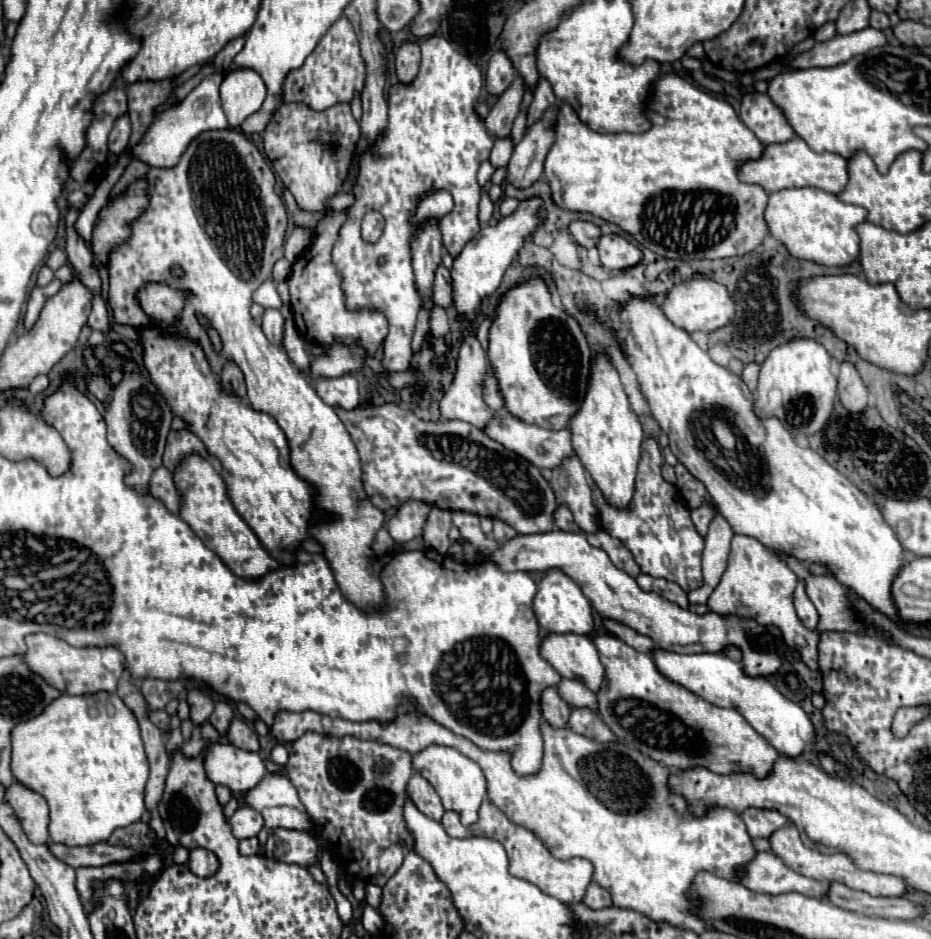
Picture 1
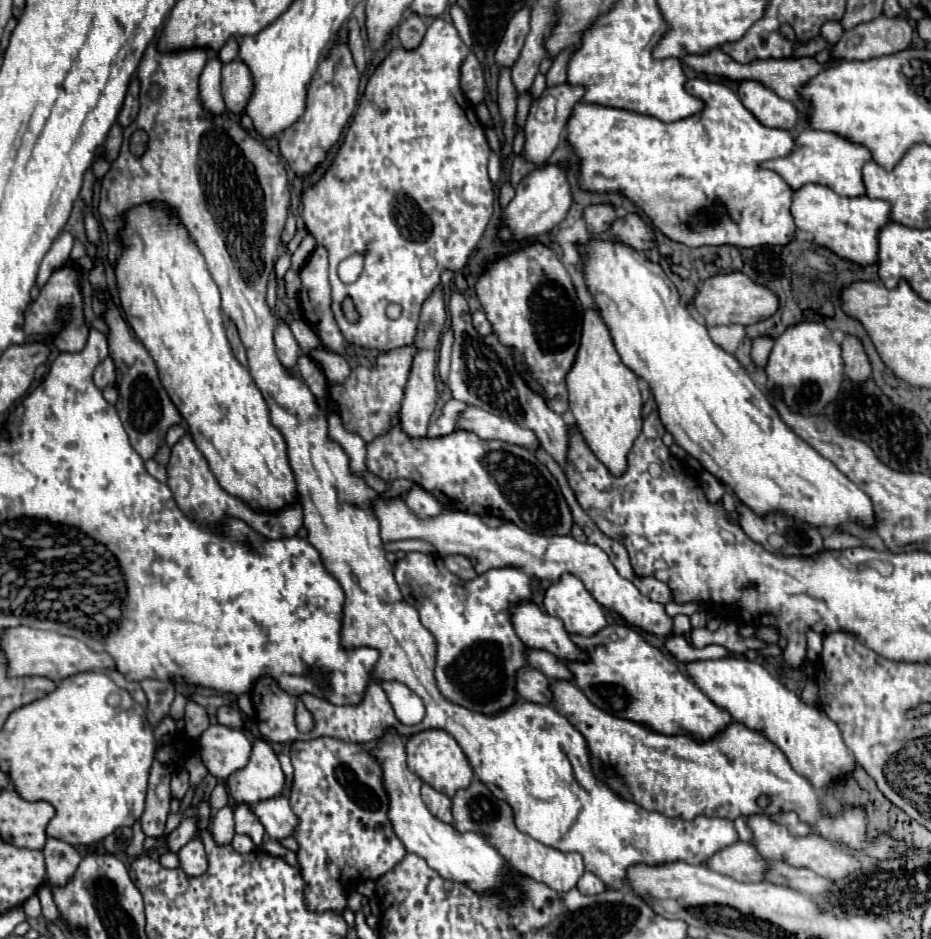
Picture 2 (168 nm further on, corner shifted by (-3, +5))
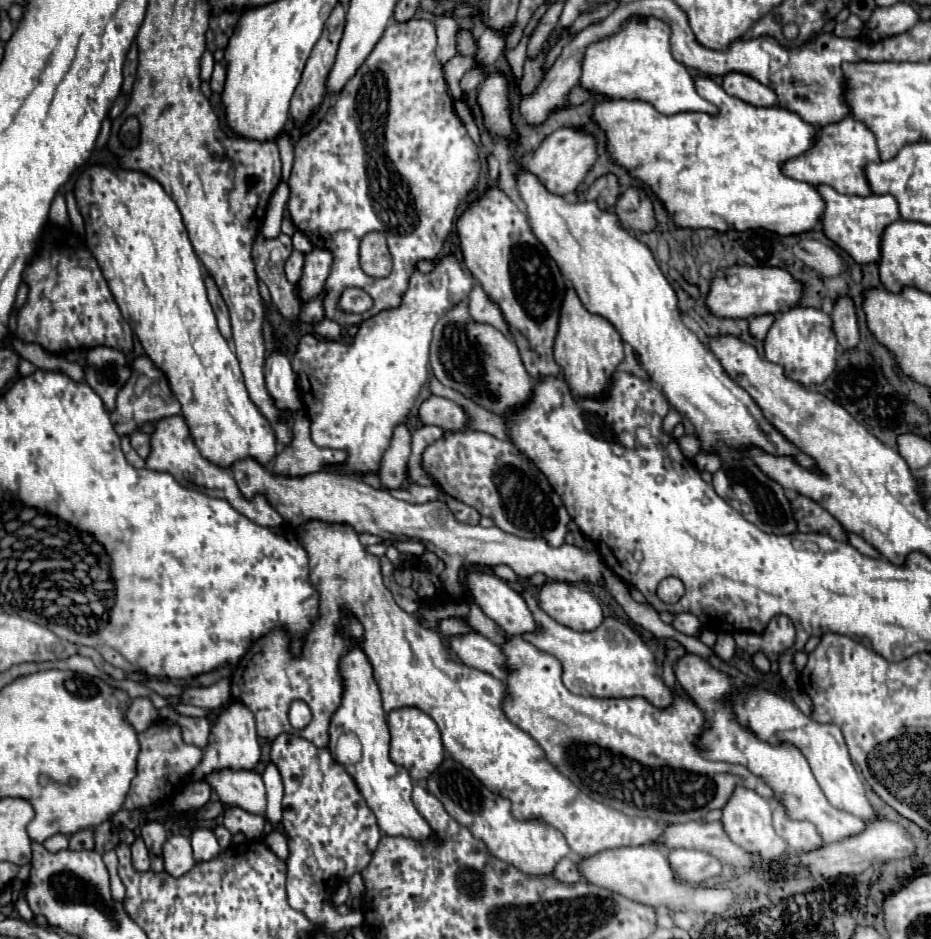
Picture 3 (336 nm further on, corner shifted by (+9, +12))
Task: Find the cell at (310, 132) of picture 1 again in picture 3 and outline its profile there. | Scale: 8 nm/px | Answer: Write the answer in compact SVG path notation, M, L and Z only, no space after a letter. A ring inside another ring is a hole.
M338 1L338 5L334 7L334 11L330 13L328 21L326 21L326 27L324 27L324 33L322 37L318 39L318 43L312 47L312 53L306 61L306 67L302 71L302 79L294 91L294 97L292 97L292 103L290 103L290 115L292 119L302 125L310 115L312 111L316 111L316 107L322 103L324 95L326 95L326 77L334 65L334 57L336 57L336 51L338 51L338 43L342 39L342 33L344 33L344 15L346 15L346 9L344 5Z

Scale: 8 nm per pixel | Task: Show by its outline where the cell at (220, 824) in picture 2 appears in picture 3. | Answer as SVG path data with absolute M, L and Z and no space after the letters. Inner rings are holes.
M196 829L192 833L192 851L196 861L208 861L222 853L222 847L218 845L214 833L210 829Z

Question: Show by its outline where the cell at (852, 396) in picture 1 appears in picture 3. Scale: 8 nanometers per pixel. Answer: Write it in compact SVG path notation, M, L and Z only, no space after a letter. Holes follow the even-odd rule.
M838 297L832 311L836 339L842 349L852 349L858 345L858 319L854 311L854 301L850 297Z

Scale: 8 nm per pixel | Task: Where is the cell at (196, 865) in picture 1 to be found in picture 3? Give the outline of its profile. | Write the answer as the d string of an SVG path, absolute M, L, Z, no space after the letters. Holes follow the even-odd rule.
M172 835L166 843L164 843L164 867L166 873L170 873L172 877L180 877L184 873L188 873L194 867L194 857L192 857L192 847L190 847L190 839L184 835Z

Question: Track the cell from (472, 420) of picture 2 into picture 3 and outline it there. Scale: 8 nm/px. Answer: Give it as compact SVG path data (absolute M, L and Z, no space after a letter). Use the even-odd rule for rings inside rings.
M430 395L418 411L418 417L424 425L436 425L444 431L460 431L464 429L466 415L464 409L458 407L454 401Z

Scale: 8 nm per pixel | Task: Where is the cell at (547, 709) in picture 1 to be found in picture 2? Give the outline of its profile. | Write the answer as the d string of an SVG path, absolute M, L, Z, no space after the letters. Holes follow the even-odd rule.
M530 666L520 670L520 682L516 682L516 690L518 690L520 698L524 698L528 702L546 704L546 706L552 706L552 702L554 702L554 696L550 690L550 680L542 672L538 672Z

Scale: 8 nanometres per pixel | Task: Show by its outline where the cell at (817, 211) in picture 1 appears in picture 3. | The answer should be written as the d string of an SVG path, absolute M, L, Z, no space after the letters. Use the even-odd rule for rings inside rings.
M818 187L822 197L826 199L826 213L822 217L824 233L836 245L840 245L856 263L874 263L880 261L880 243L884 229L900 219L898 201L892 195L844 195L834 191L832 187Z

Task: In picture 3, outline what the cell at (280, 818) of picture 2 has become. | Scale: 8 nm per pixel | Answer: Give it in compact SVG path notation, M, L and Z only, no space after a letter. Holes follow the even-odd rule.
M246 769L212 771L204 781L218 793L220 801L228 807L242 807L262 815L266 811L266 791L262 775Z

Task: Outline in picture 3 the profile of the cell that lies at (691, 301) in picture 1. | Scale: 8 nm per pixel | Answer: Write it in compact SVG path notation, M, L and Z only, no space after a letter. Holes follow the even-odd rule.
M734 265L728 269L728 275L722 279L714 279L710 293L706 297L706 305L718 317L730 319L748 319L764 313L782 313L798 305L802 297L804 285L796 281L782 267L750 267L750 265Z

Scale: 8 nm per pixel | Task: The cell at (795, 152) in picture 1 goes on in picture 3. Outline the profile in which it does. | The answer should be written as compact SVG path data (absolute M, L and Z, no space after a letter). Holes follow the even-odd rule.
M848 117L840 123L822 127L814 147L808 153L800 155L800 159L788 161L784 165L784 173L792 179L798 179L798 181L804 181L810 185L830 185L838 193L868 197L868 195L872 195L872 189L864 175L864 167L870 161L874 161L874 163L880 161L876 137L862 121Z

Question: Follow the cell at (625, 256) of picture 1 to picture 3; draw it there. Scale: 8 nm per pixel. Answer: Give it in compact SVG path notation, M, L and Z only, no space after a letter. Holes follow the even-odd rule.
M638 187L626 189L620 195L614 213L618 215L618 219L622 221L622 225L626 229L652 231L656 227L654 207L652 207L652 201L644 189L638 189Z

